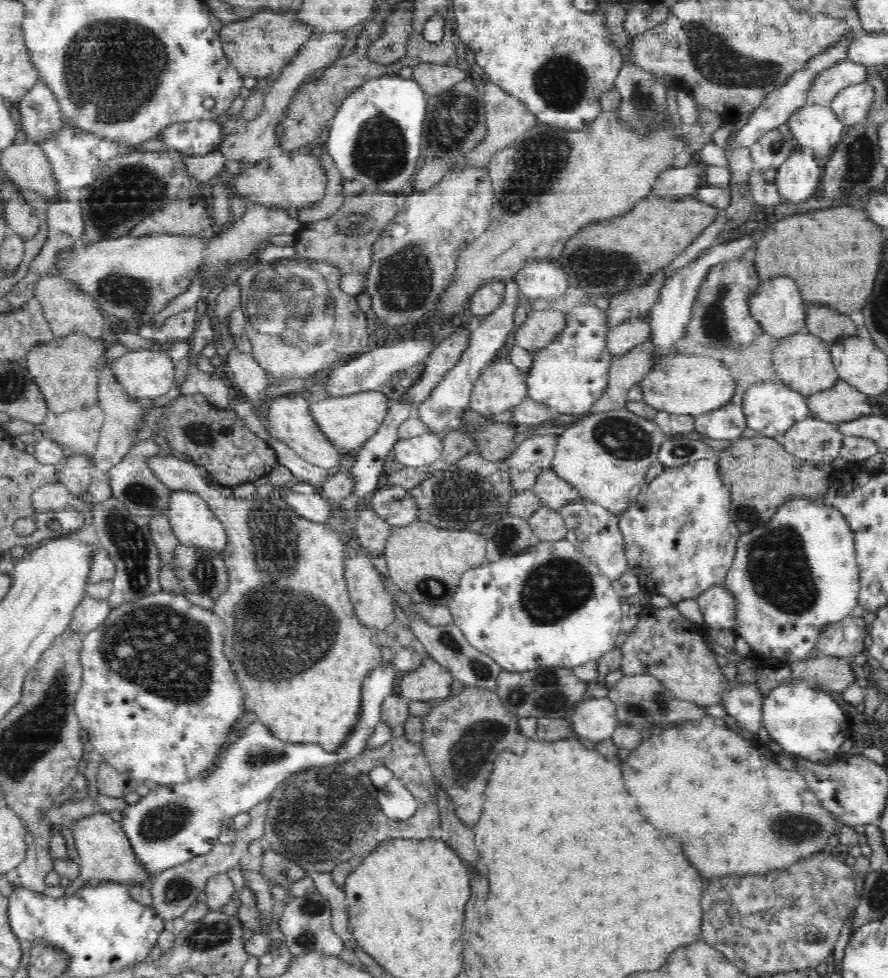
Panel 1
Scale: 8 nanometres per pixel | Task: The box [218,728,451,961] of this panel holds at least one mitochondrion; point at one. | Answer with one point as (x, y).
(321, 815)

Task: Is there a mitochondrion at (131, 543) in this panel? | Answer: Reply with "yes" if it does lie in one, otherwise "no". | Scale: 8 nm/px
yes

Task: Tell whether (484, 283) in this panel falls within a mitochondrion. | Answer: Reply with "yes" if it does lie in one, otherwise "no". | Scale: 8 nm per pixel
no

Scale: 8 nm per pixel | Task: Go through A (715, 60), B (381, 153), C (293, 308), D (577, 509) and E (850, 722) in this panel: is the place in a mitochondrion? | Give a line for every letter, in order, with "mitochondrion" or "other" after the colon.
A: mitochondrion
B: mitochondrion
C: mitochondrion
D: other
E: other

